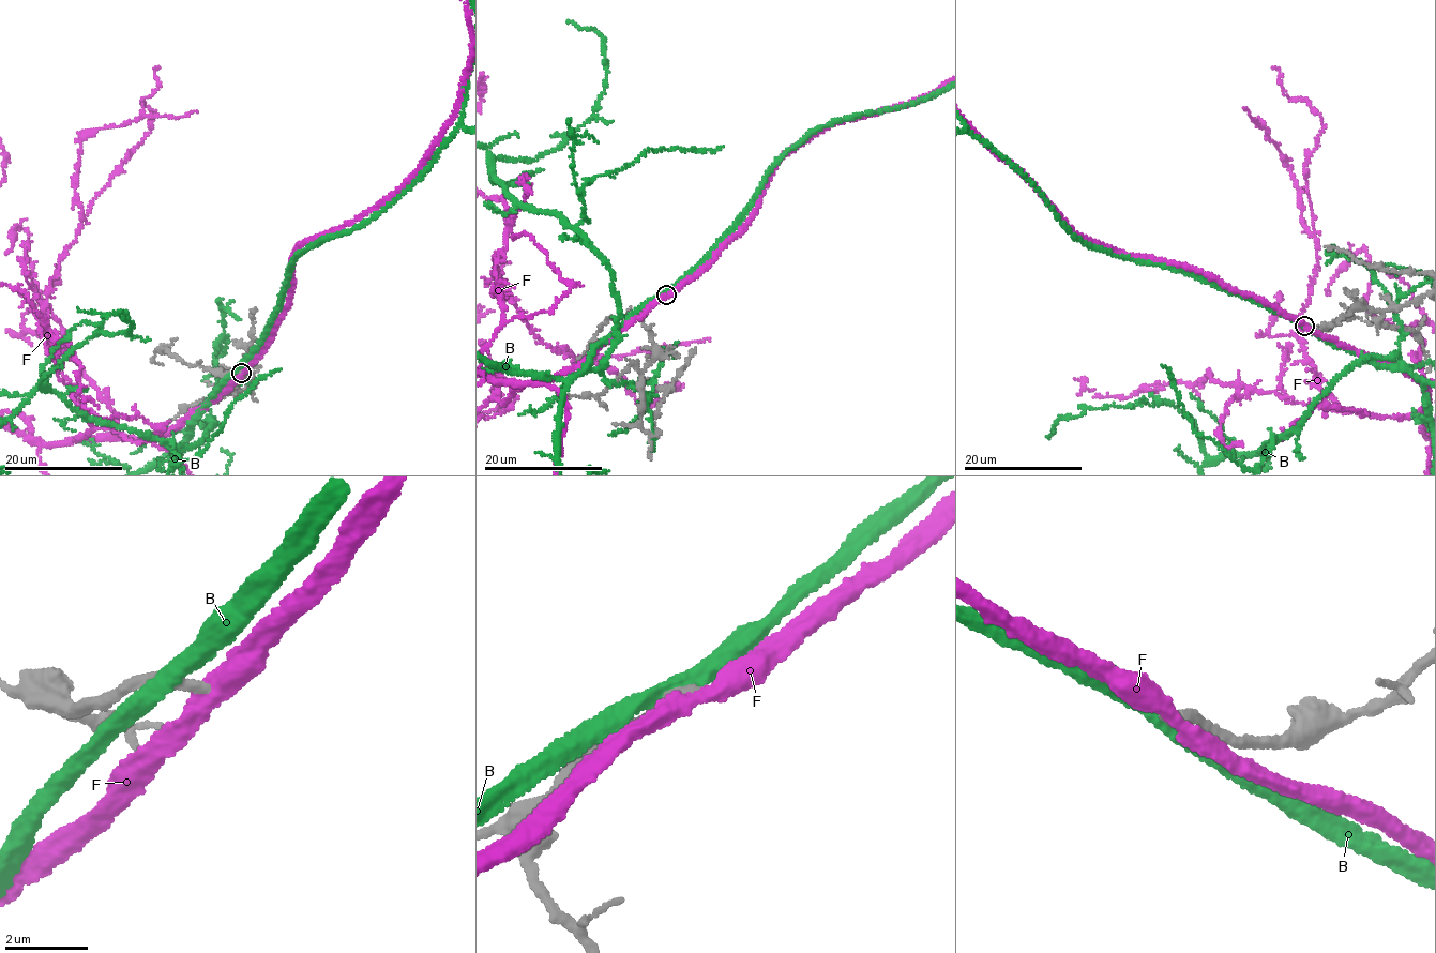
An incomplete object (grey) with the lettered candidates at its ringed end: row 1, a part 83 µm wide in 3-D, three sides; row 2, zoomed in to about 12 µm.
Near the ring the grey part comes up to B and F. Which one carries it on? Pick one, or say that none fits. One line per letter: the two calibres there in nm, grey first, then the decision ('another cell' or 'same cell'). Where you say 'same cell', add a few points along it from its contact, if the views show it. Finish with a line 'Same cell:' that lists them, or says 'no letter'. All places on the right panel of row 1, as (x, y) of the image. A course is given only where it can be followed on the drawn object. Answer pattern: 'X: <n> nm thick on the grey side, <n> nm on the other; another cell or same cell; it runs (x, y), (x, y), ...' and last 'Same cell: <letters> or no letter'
B: 360 nm thick on the grey side, 420 nm on the other; another cell
F: 280 nm thick on the grey side, 440 nm on the other; another cell
Same cell: no letter

